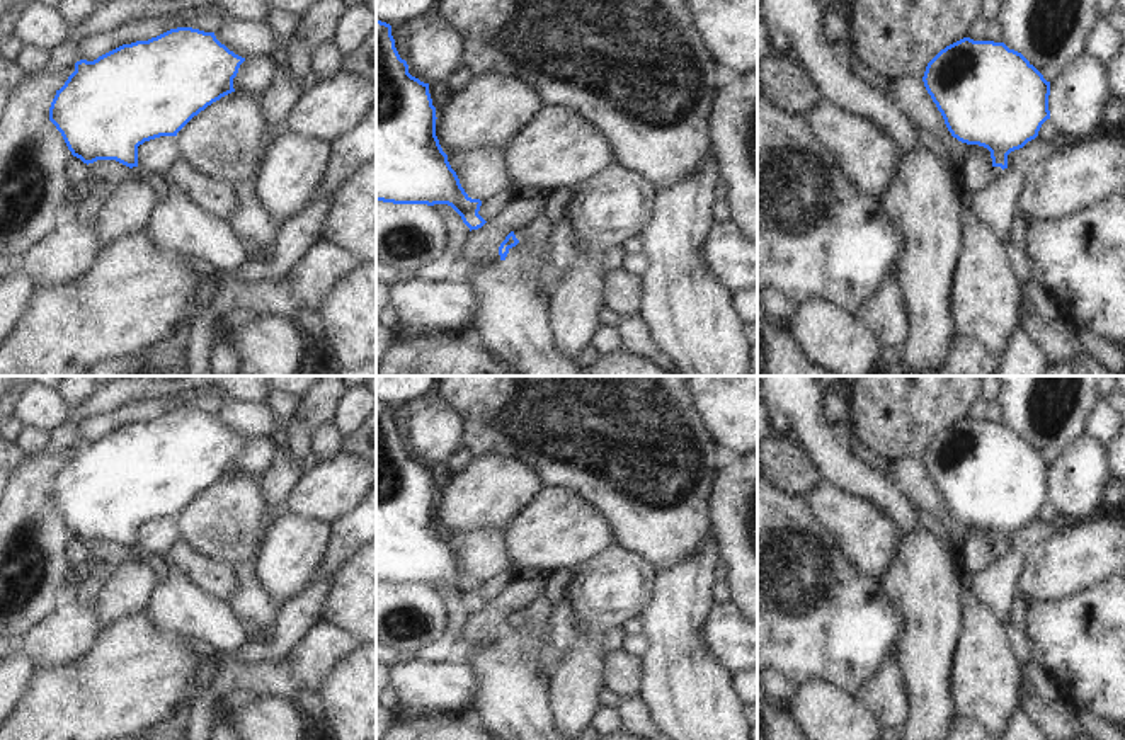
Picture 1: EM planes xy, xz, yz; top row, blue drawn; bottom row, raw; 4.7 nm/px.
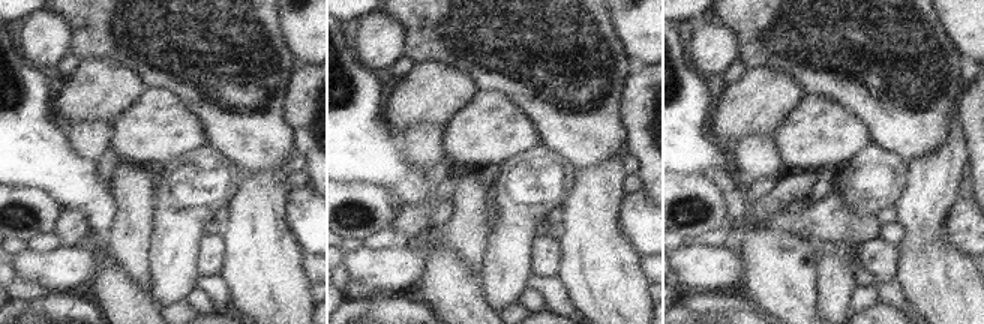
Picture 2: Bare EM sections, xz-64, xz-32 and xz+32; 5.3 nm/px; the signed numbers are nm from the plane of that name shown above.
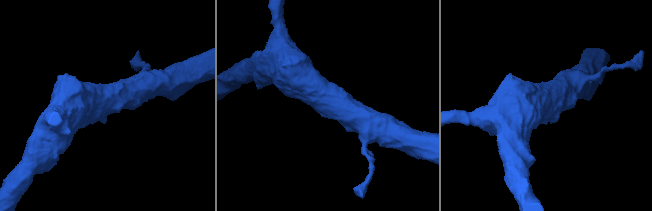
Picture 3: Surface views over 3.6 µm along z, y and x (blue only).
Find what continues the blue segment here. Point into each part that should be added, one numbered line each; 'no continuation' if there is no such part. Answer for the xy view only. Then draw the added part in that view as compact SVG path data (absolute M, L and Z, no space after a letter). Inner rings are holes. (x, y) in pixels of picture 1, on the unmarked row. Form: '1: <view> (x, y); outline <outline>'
1: xy (155, 562); outline M133 548L133 555L140 556L153 572L157 583L167 578L167 565L158 555L151 555L141 548Z

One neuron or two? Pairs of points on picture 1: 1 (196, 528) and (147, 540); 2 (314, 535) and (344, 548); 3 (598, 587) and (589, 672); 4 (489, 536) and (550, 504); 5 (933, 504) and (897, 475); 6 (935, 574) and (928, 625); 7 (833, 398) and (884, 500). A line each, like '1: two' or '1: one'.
1: two
2: two
3: one
4: two
5: one
6: one
7: two

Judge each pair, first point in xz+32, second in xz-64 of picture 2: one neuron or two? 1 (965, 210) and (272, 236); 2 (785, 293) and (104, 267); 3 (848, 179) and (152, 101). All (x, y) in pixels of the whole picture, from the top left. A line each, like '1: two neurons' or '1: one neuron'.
1: two neurons
2: one neuron
3: two neurons

